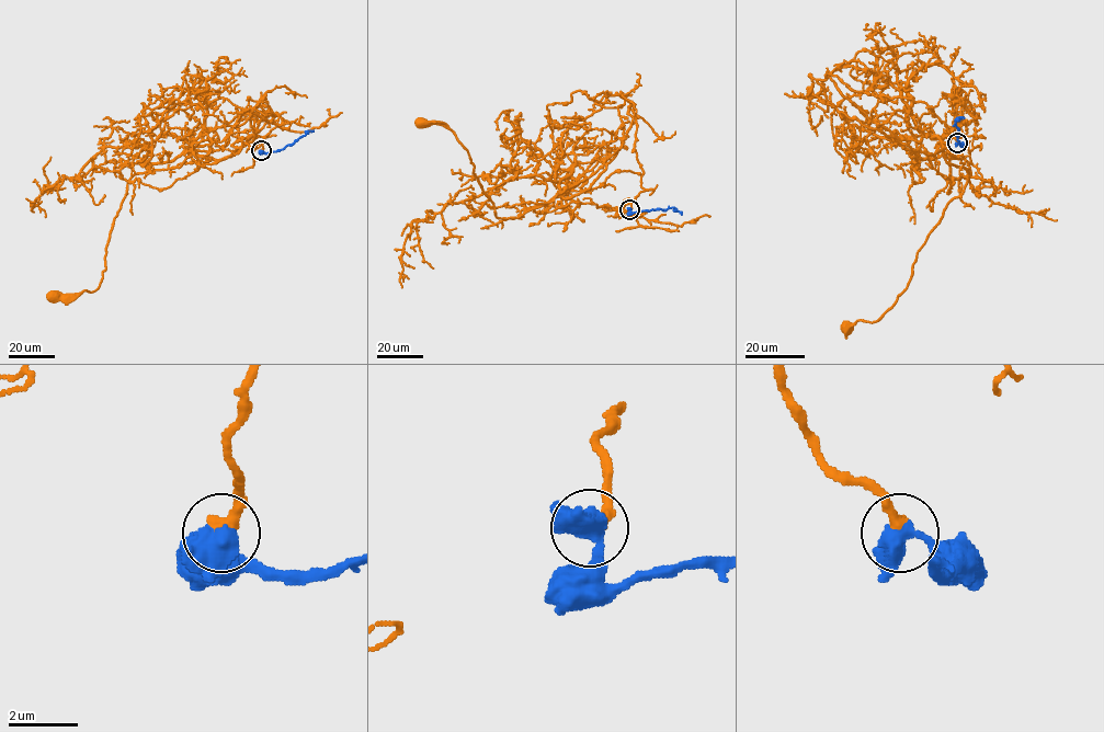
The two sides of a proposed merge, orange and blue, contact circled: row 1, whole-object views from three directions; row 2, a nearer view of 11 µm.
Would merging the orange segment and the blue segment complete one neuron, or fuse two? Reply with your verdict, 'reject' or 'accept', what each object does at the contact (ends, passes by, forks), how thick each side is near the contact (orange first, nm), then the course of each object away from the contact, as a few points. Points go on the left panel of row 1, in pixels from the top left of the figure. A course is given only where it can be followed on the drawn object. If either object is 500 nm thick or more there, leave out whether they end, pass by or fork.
accept; calibres 400 and 550 nm; course orange (261, 150), (276, 125), (265, 96), (232, 156), (192, 152), (133, 175), (100, 285), (53, 295); course blue (262, 150), (279, 151), (313, 132)

